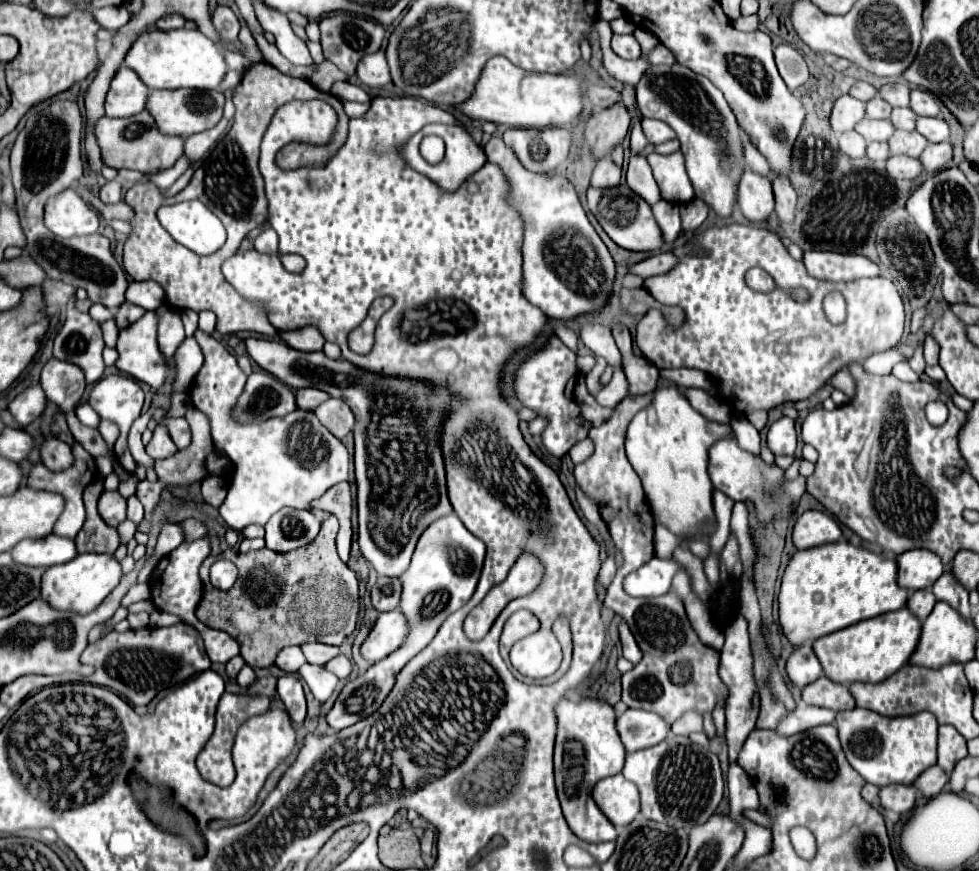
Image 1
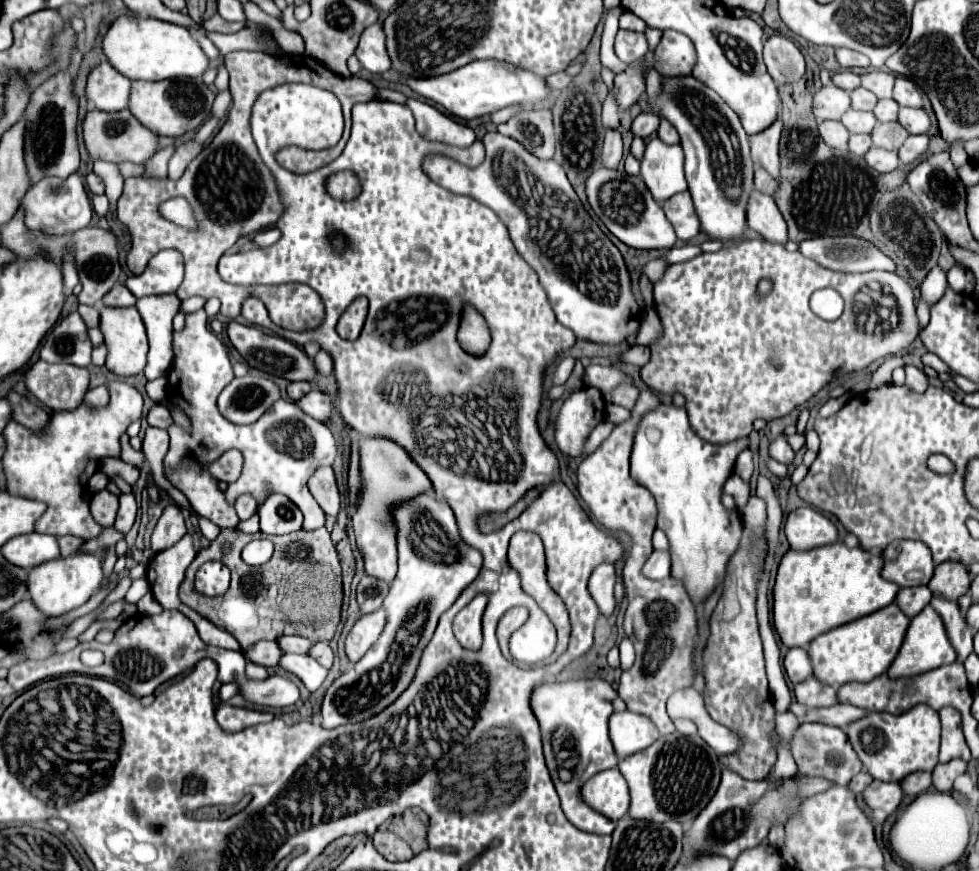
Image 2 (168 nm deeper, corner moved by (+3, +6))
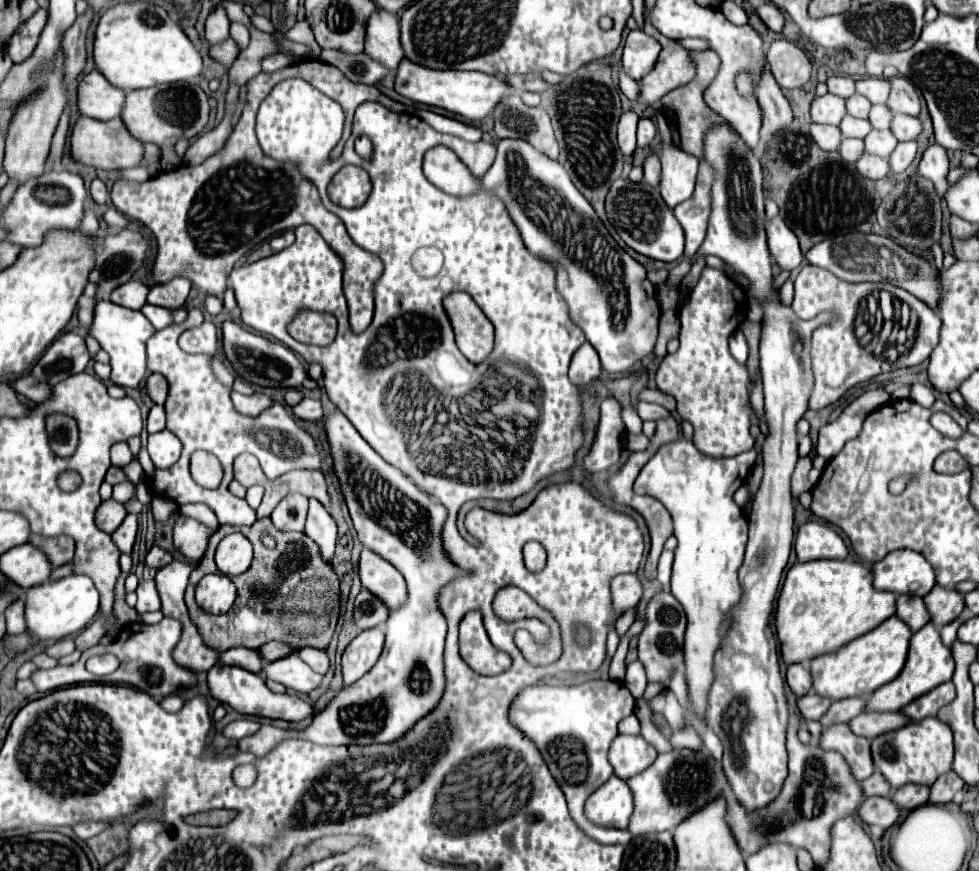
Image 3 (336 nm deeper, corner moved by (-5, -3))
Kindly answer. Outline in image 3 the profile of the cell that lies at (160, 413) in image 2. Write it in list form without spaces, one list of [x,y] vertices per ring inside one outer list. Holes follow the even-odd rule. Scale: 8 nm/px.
[[[152,406],[150,412],[148,412],[148,420],[146,420],[146,430],[148,430],[148,434],[154,434],[154,432],[164,430],[164,424],[166,424],[164,408],[162,408],[162,406]]]

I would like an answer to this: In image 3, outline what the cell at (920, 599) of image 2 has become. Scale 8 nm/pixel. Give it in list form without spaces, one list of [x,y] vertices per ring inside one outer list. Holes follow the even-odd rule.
[[[898,596],[896,616],[900,616],[900,620],[904,620],[912,632],[918,632],[930,620],[930,614],[920,596]]]

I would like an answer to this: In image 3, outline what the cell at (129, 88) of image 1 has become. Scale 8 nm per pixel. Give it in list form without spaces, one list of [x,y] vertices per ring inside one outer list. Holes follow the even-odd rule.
[[[92,70],[78,84],[78,110],[88,118],[112,120],[120,116],[124,96],[124,90],[112,88],[98,70]]]

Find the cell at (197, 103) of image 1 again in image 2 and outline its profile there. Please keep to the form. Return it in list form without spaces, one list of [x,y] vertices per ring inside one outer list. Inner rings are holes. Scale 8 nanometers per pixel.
[[[168,79],[168,81],[134,81],[128,109],[140,123],[162,137],[180,137],[188,131],[196,131],[208,117],[216,93],[196,79]]]

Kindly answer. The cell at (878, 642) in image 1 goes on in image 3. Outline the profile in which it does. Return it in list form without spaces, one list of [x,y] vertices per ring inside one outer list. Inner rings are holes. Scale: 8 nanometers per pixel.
[[[890,616],[878,628],[848,642],[844,648],[814,658],[810,662],[814,692],[830,700],[842,700],[852,696],[868,698],[874,690],[888,684],[900,674],[906,662],[910,636],[912,636],[910,628],[898,616]]]

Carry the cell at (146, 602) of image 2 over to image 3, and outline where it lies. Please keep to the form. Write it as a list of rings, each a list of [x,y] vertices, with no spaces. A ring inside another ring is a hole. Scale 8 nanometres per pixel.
[[[142,580],[142,582],[138,584],[136,594],[138,594],[138,602],[136,602],[138,614],[160,610],[160,598],[158,598],[154,580]]]

